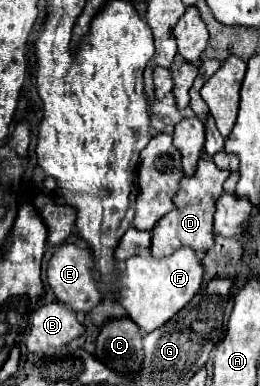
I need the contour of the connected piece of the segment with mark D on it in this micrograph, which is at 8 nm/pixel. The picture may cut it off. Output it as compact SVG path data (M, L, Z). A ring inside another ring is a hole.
M206 153L202 155L202 159L198 159L194 175L192 177L184 175L178 185L178 191L174 195L174 209L168 215L164 215L152 229L152 255L168 257L180 245L194 245L198 253L206 253L214 245L212 233L214 207L218 197L222 195L222 183L228 179L228 175L230 171L216 167L212 157L208 157Z

